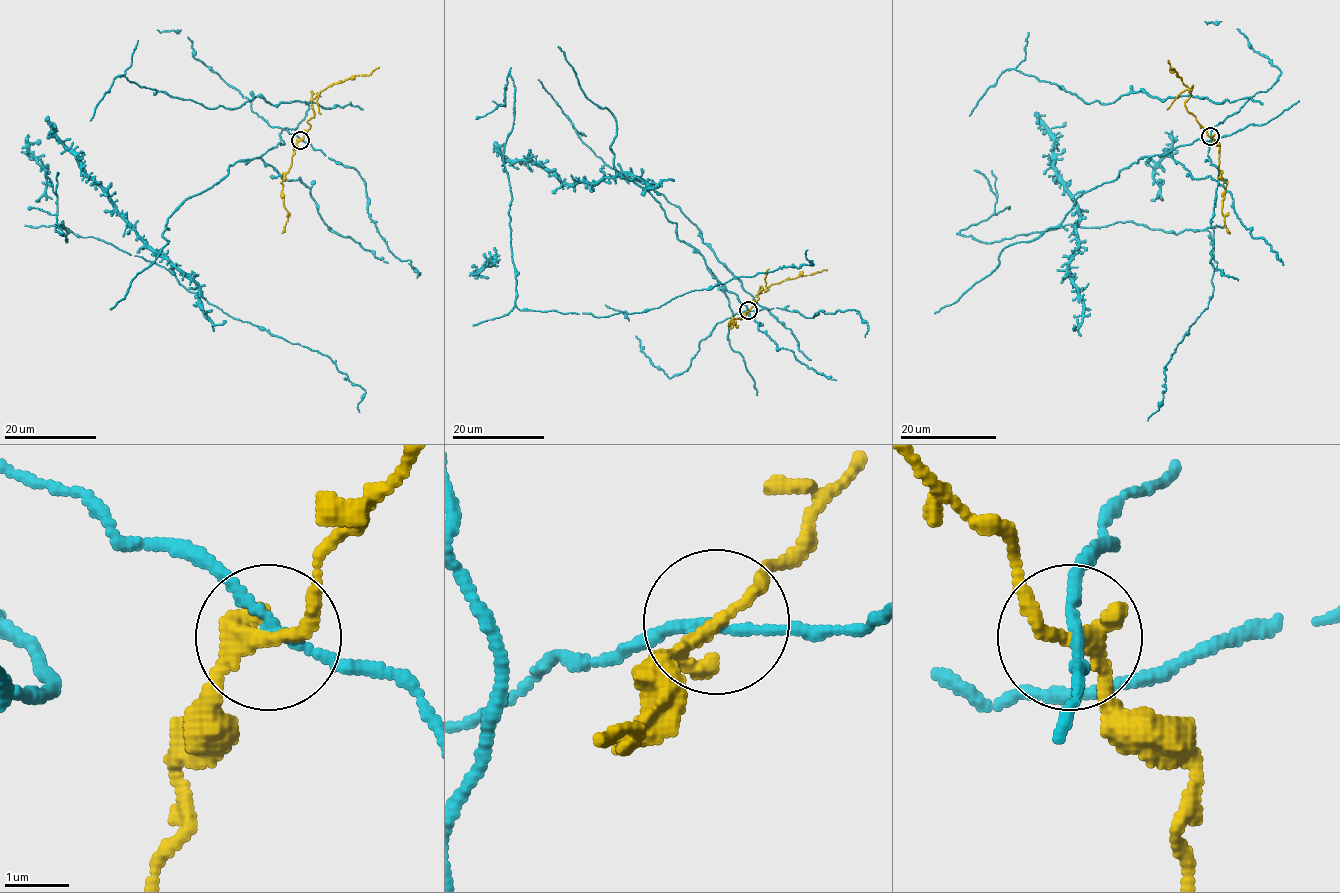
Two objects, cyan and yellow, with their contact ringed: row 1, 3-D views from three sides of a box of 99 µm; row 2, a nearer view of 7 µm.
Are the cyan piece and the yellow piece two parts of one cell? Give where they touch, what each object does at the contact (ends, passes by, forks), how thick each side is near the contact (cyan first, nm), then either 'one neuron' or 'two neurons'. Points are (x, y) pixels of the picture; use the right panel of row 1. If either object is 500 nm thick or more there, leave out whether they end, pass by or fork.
at (1210, 136); cyan passes by; yellow forks there; 140 nm thick on the cyan side, 180 nm on the other; two neurons

